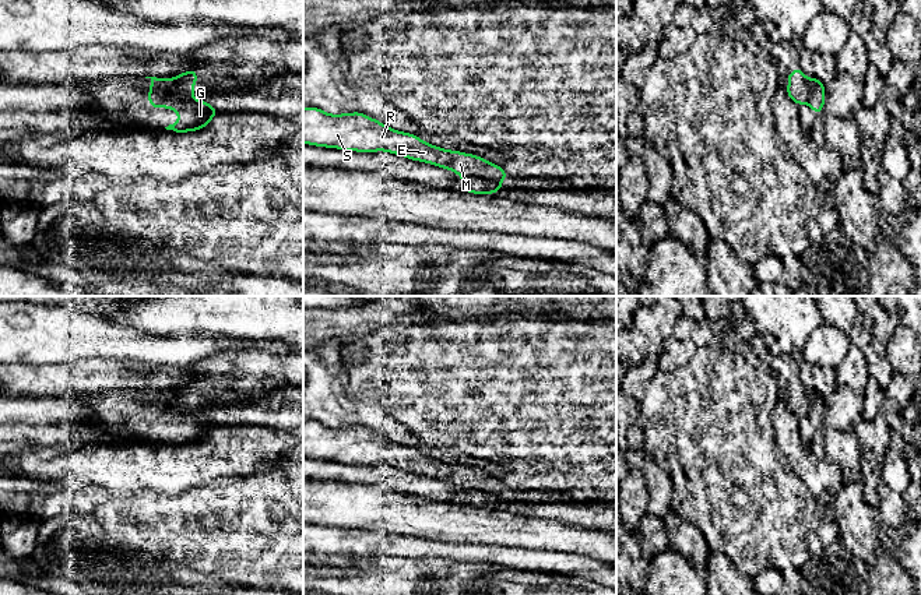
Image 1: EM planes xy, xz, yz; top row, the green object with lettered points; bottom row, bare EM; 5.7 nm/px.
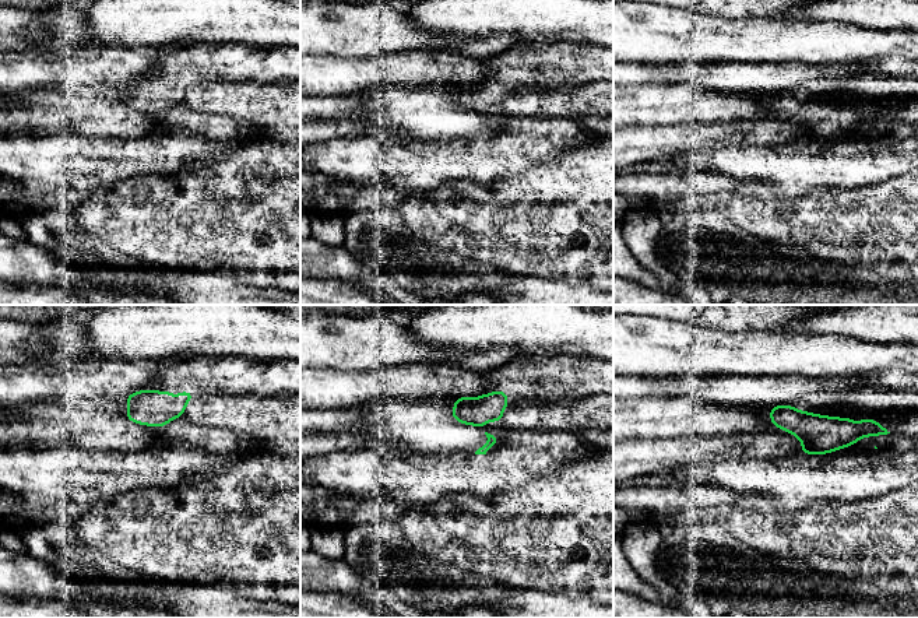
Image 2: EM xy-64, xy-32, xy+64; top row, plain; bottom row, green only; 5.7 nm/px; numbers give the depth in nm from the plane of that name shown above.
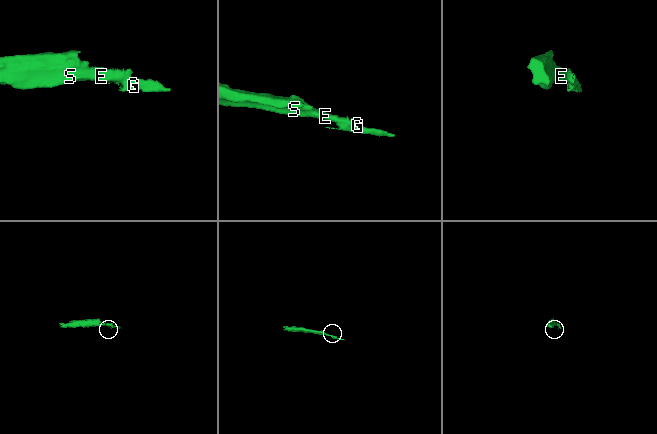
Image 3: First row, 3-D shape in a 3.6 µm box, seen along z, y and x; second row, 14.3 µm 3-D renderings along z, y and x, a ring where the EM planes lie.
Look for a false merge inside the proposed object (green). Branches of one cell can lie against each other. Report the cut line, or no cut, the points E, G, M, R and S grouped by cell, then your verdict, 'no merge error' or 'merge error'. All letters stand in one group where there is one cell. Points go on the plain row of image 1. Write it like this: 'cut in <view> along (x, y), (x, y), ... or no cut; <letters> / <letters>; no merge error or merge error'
cut in xz along (463, 488), (499, 496); E M R S / G; merge error

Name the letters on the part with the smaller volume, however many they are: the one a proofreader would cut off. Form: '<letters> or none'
G

